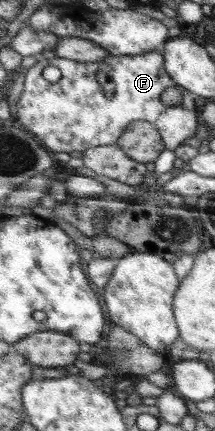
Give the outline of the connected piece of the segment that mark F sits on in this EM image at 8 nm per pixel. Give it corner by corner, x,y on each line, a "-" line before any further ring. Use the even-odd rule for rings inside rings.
157,50
140,55
113,55
101,62
81,62
56,56
54,59
40,57
36,65
33,65
26,74
24,90
18,102
18,115
27,131
35,133
41,143
45,144
53,152
87,152
91,148
100,146
117,145
129,124
139,120
147,120
157,125
165,139
167,148
175,150
185,140
195,138
199,134
199,110
197,110
197,94
185,88
177,82
166,67
166,58
163,50
-
49,66
57,66
62,71
62,77
57,82
49,82
43,72
-
99,72
107,74
104,84
99,82
-
169,88
177,88
183,95
183,102
179,106
167,106
163,102
163,94

